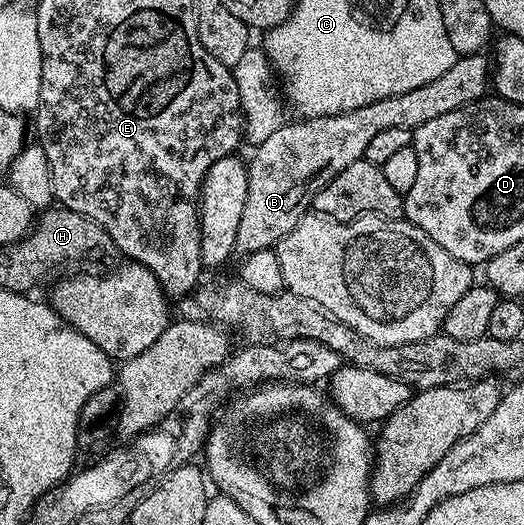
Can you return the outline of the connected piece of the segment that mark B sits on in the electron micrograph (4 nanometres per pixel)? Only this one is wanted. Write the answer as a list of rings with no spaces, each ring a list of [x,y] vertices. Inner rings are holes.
[[[484,53],[479,54],[462,54],[458,57],[455,64],[451,64],[451,68],[447,68],[447,72],[443,72],[443,76],[439,76],[439,80],[431,80],[431,84],[423,84],[423,88],[415,88],[406,94],[396,94],[395,96],[387,96],[383,100],[375,100],[371,104],[363,104],[363,108],[355,108],[348,110],[342,114],[328,114],[322,118],[306,118],[304,120],[296,120],[297,122],[286,121],[278,130],[271,132],[271,136],[267,136],[267,140],[263,140],[263,144],[259,144],[252,151],[253,159],[248,159],[249,179],[247,180],[247,204],[243,204],[243,217],[239,220],[239,232],[235,236],[235,244],[237,245],[236,253],[244,256],[251,252],[259,252],[276,247],[278,242],[283,240],[283,236],[287,236],[287,232],[291,232],[291,228],[295,228],[295,224],[299,224],[299,220],[304,214],[310,213],[313,205],[313,198],[322,190],[331,180],[335,180],[335,176],[339,176],[339,172],[343,172],[343,168],[348,168],[350,164],[362,161],[365,156],[367,144],[371,144],[372,138],[379,132],[384,132],[386,128],[407,128],[415,131],[423,124],[427,124],[427,120],[435,120],[435,116],[443,116],[446,112],[455,112],[455,108],[463,108],[467,104],[477,102],[479,99],[486,97],[491,90],[491,62]]]

